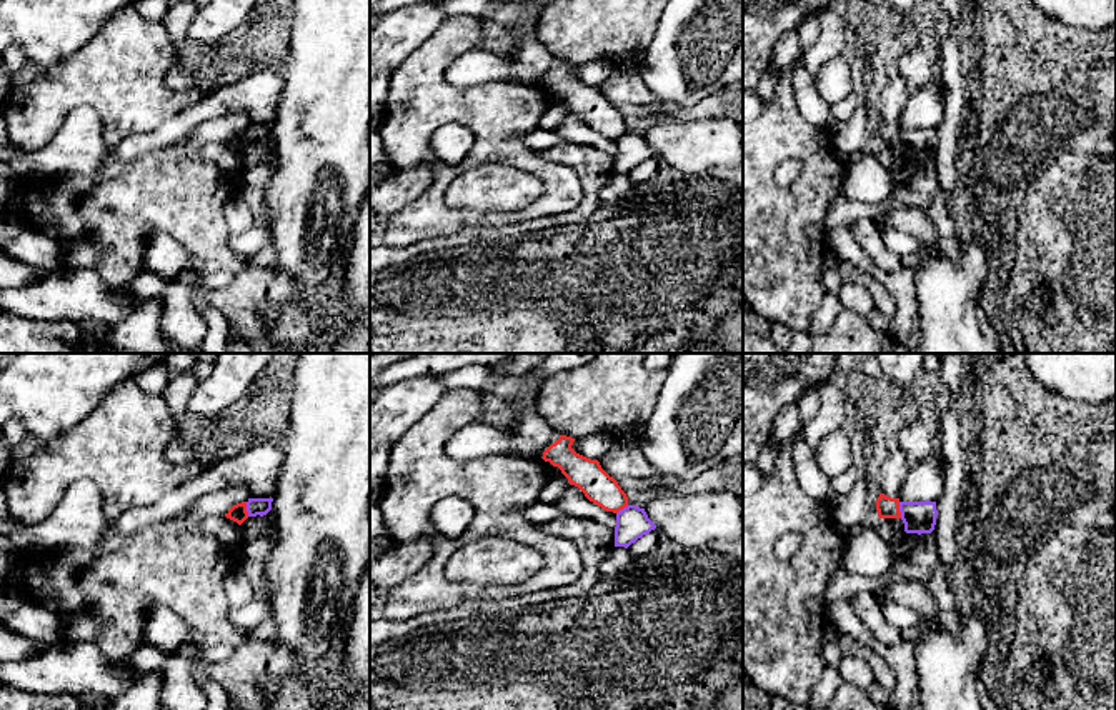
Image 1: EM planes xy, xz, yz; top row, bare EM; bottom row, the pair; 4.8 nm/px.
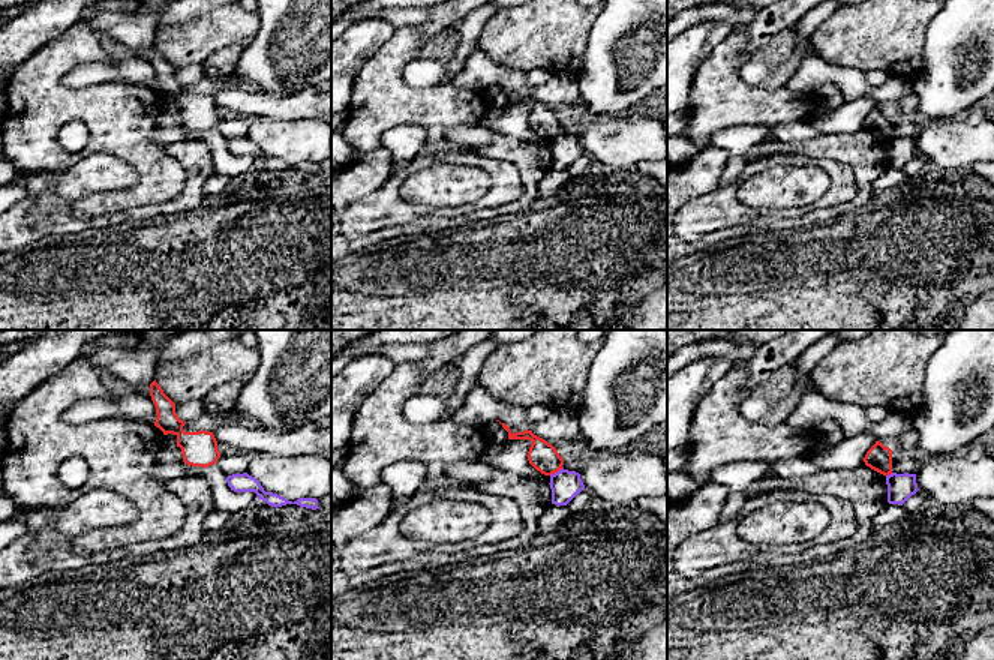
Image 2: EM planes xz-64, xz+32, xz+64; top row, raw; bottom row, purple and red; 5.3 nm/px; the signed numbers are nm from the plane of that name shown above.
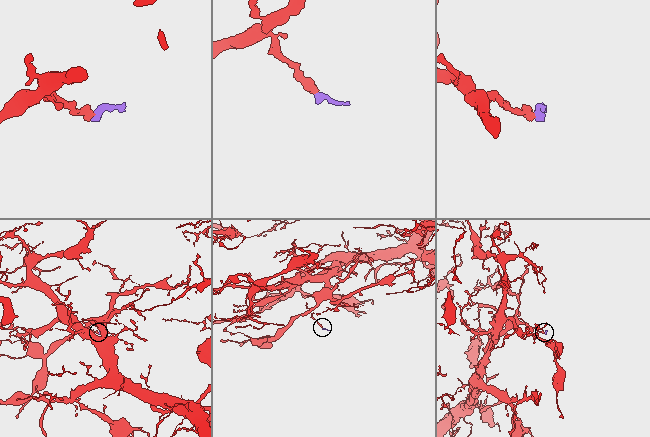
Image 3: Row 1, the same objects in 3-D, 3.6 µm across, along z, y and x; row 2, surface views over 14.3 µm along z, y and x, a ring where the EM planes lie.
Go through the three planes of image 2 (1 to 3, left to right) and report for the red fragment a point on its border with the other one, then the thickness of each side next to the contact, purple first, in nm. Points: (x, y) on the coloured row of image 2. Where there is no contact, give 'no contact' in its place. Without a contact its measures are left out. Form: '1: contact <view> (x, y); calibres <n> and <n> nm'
1: no contact
2: contact xz+32 (558, 471); calibres 160 and 160 nm
3: contact xz+64 (889, 474); calibres 140 and 140 nm

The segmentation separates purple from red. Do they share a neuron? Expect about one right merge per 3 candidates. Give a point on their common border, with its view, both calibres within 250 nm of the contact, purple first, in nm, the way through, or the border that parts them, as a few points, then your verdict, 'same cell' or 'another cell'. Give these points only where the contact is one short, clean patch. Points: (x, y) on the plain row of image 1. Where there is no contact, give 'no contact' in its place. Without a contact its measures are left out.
yz (900, 137) | 160/100 nm | along yz (898, 129), (901, 144) | another cell

